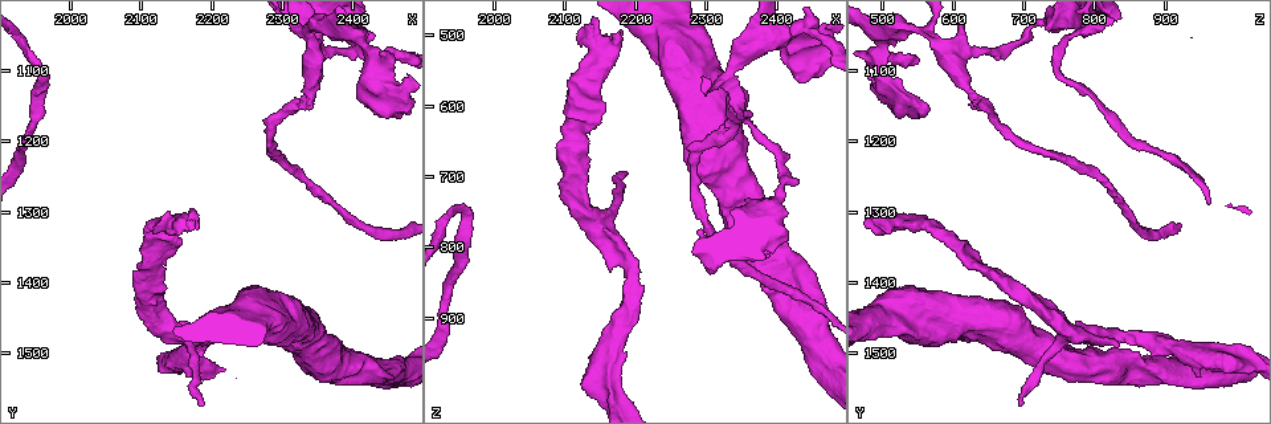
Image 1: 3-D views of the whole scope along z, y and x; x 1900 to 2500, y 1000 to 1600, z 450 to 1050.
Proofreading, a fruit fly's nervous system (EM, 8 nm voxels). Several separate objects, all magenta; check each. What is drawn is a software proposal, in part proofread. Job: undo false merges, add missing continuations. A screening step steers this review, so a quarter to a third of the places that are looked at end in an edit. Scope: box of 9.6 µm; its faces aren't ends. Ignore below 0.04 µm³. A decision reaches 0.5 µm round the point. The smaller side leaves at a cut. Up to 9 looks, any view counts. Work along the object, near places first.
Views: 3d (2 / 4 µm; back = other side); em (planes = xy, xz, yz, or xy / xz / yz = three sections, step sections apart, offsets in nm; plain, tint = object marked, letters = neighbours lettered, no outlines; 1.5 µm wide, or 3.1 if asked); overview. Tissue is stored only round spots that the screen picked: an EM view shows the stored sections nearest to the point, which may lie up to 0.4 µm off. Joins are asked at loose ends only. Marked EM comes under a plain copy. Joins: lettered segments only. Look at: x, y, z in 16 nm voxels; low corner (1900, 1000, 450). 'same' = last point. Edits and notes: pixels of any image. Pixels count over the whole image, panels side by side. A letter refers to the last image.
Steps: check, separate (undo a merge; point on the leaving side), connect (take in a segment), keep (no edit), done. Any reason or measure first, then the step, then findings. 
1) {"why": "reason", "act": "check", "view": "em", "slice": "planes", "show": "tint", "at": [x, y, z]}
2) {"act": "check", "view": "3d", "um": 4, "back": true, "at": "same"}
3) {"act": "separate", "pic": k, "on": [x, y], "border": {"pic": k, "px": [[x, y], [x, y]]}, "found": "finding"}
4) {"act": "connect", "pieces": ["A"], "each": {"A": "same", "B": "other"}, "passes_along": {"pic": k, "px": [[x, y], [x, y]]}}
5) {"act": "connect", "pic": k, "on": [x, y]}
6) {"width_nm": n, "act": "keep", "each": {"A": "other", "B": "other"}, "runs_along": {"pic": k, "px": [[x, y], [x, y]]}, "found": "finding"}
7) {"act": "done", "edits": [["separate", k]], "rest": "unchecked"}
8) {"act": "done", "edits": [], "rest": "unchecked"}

{"why": "sharp bend", "act": "check", "view": "em", "slice": "xy", "step": 8, "show": "letters", "at": [1960, 1100, 745]}

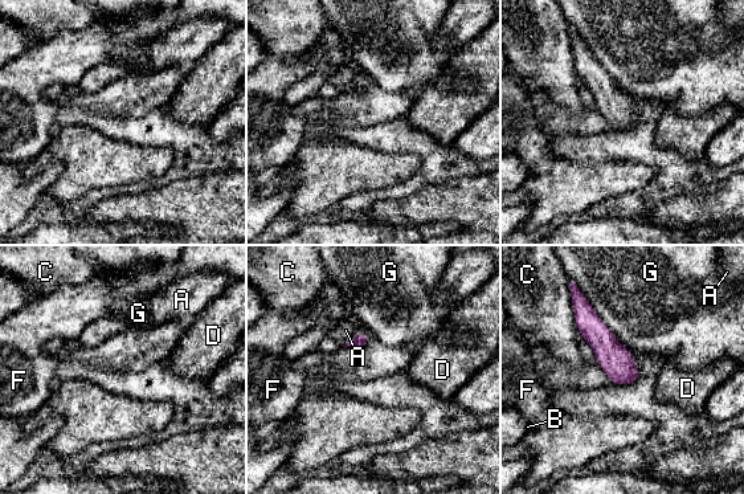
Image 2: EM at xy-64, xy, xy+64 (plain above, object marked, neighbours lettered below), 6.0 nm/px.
{"why": "another direction", "act": "check", "view": "em", "slice": "planes", "show": "letters", "at": "same"}

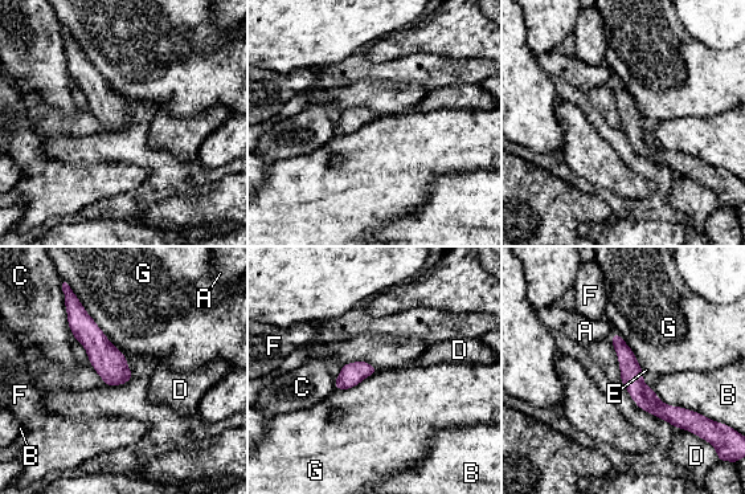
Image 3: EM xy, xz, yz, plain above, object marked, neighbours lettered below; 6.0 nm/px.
{"act": "keep", "each": {"A": "other", "B": "other", "C": "other", "D": "other", "E": "other", "F": "other", "G": "other"}, "runs_along": {"pic": 3, "px": [[615, 337], [634, 384], [694, 417]]}, "found": "all the same cell"}

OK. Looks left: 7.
{"why": "stops while still wide", "act": "check", "view": "3d", "um": 2, "at": [2440, 1155, 565]}

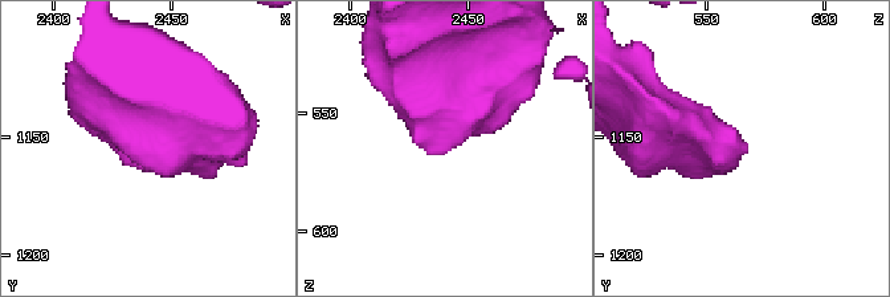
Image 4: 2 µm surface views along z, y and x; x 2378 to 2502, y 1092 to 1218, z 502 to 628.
{"act": "check", "view": "em", "slice": "planes", "show": "letters", "at": [2439, 1155, 569]}

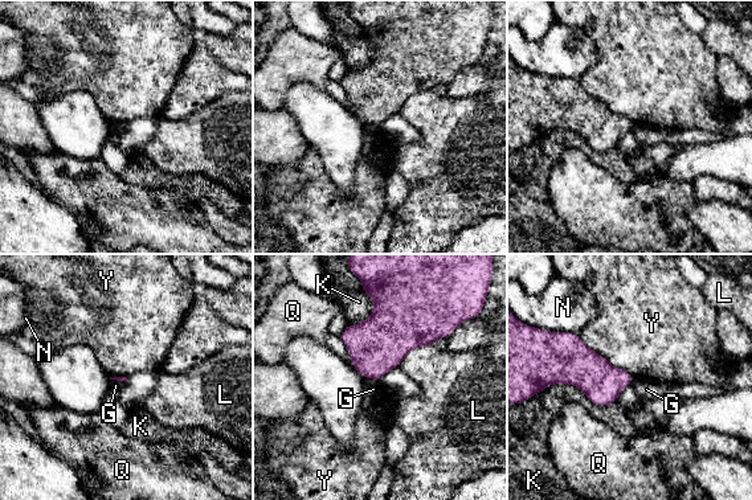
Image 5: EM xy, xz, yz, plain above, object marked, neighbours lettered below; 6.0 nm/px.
{"act": "keep", "each": {"G": "other", "K": "other", "L": "other", "N": "other", "Q": "other", "Y": "other"}, "border": {"pic": 5, "px": [[364, 377], [380, 380]]}, "found": "no lettered segment goes on from it"}

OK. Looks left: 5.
{"why": "sharp bend", "act": "check", "view": "em", "slice": "yz", "step": 4, "show": "tint", "at": [2370, 1070, 635]}

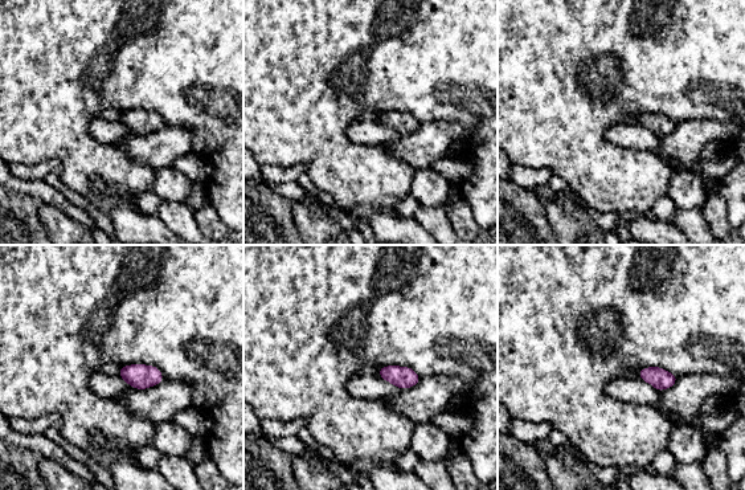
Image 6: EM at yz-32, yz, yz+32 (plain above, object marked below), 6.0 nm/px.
{"why": "cut it another way", "act": "check", "view": "em", "slice": "planes", "show": "tint", "at": "same"}

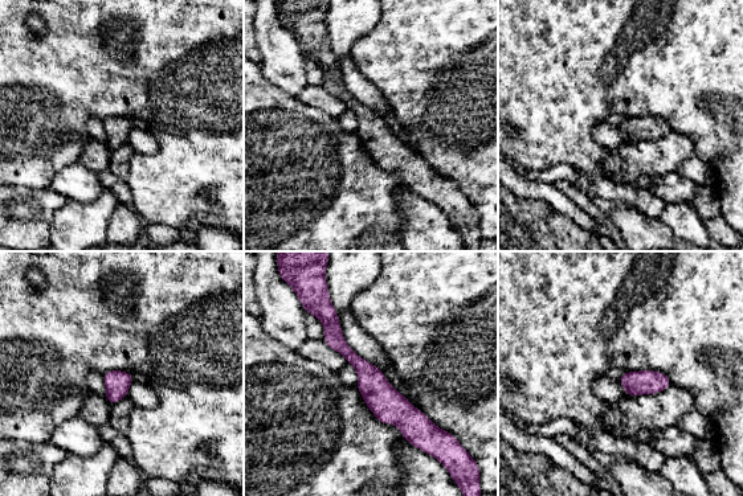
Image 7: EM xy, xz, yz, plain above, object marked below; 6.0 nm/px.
{"act": "check", "view": "em", "slice": "planes", "show": "letters", "at": "same"}

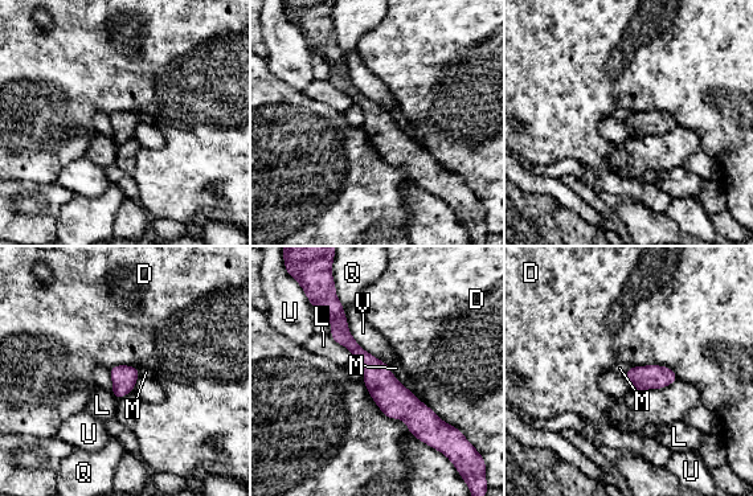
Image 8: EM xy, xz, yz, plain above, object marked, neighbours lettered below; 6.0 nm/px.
{"act": "keep", "each": {"D": "other", "L": "other", "M": "other", "Q": "other", "U": "other", "V": "other"}, "border": {"pic": 8, "px": [[363, 381], [379, 409], [410, 433]]}, "found": "continuous, no second cell"}

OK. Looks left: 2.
{"why": "branch stops here", "act": "check", "view": "em", "slice": "xy", "step": 8, "show": "letters", "at": [2390, 1520, 870]}

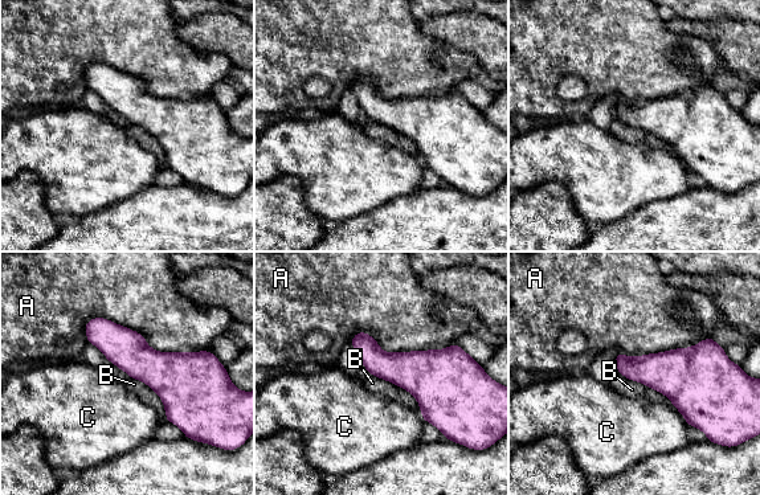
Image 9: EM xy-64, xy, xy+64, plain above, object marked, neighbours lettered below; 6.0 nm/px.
{"longest_contact_nm": ["A", 700], "act": "keep", "each": {"A": "other", "B": "other", "C": "other"}, "border": {"pic": 9, "px": [[617, 371], [625, 377], [653, 389]]}, "found": "no lettered segment goes on from it"}

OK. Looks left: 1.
{"act": "done", "edits": [], "rest": "unchecked"}

